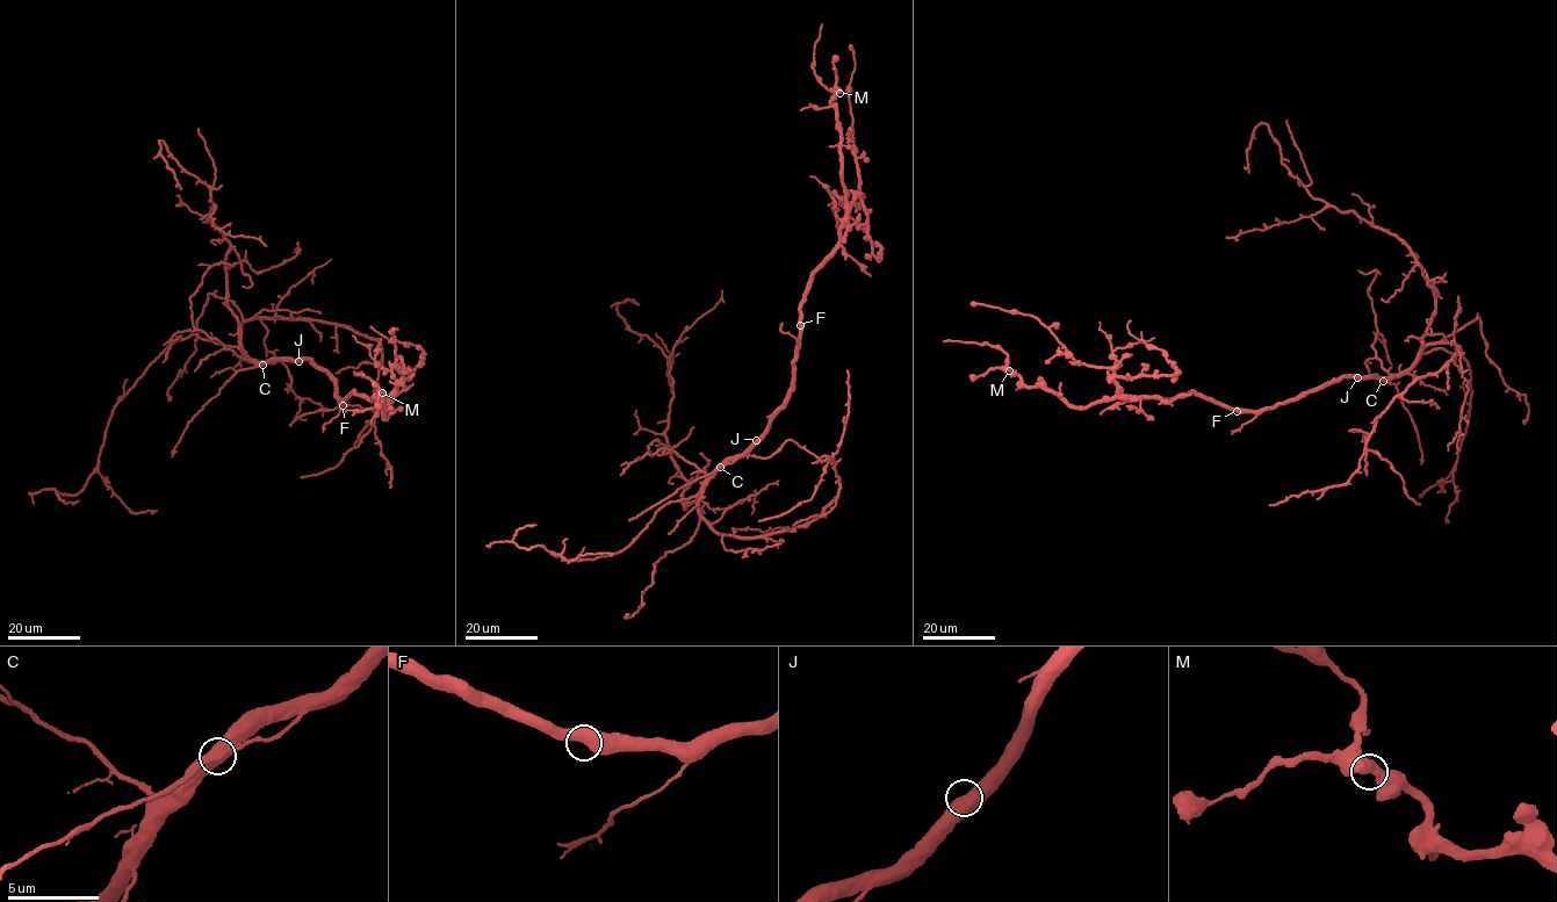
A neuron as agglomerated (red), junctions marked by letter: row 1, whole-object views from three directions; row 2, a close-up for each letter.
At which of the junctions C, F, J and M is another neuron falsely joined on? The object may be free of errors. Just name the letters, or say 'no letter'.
no letter

